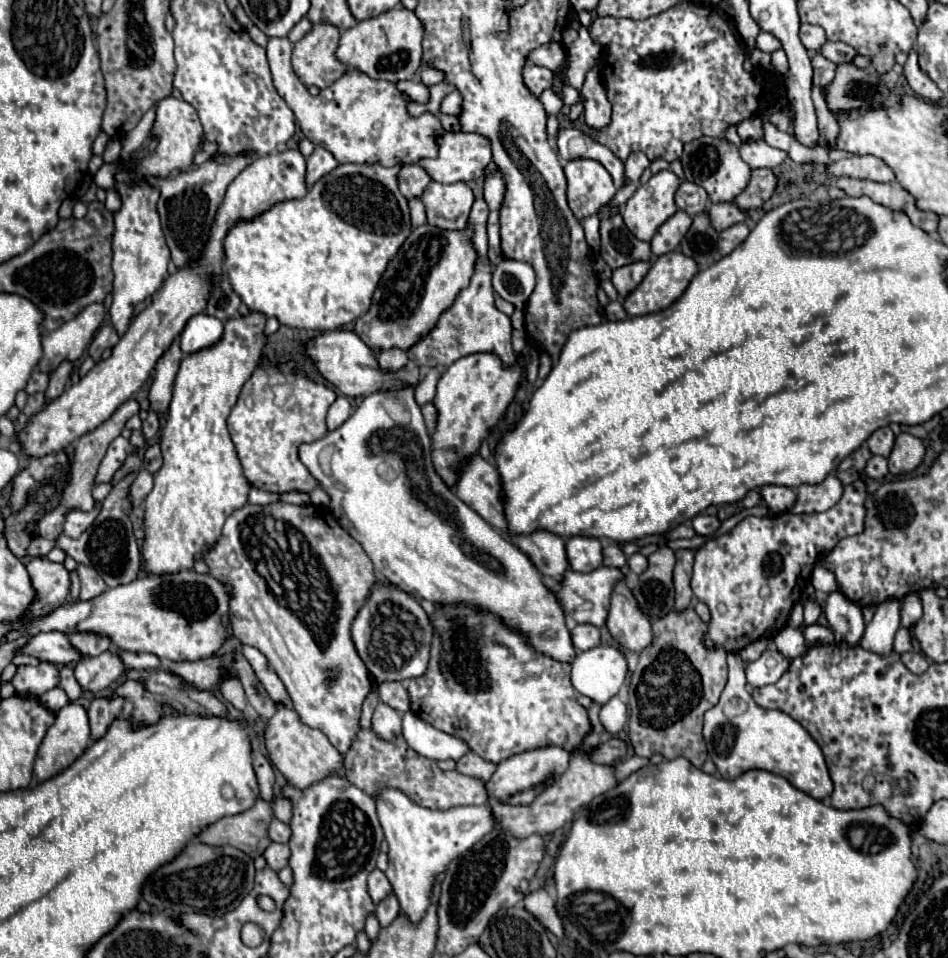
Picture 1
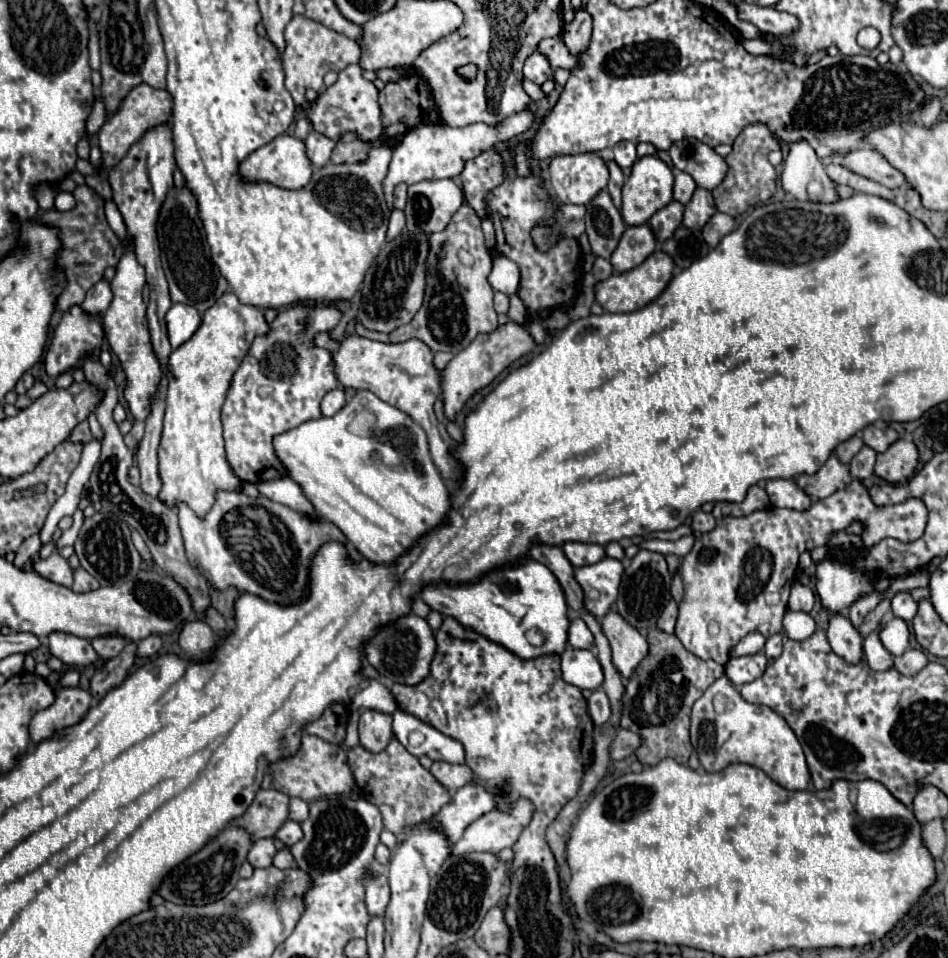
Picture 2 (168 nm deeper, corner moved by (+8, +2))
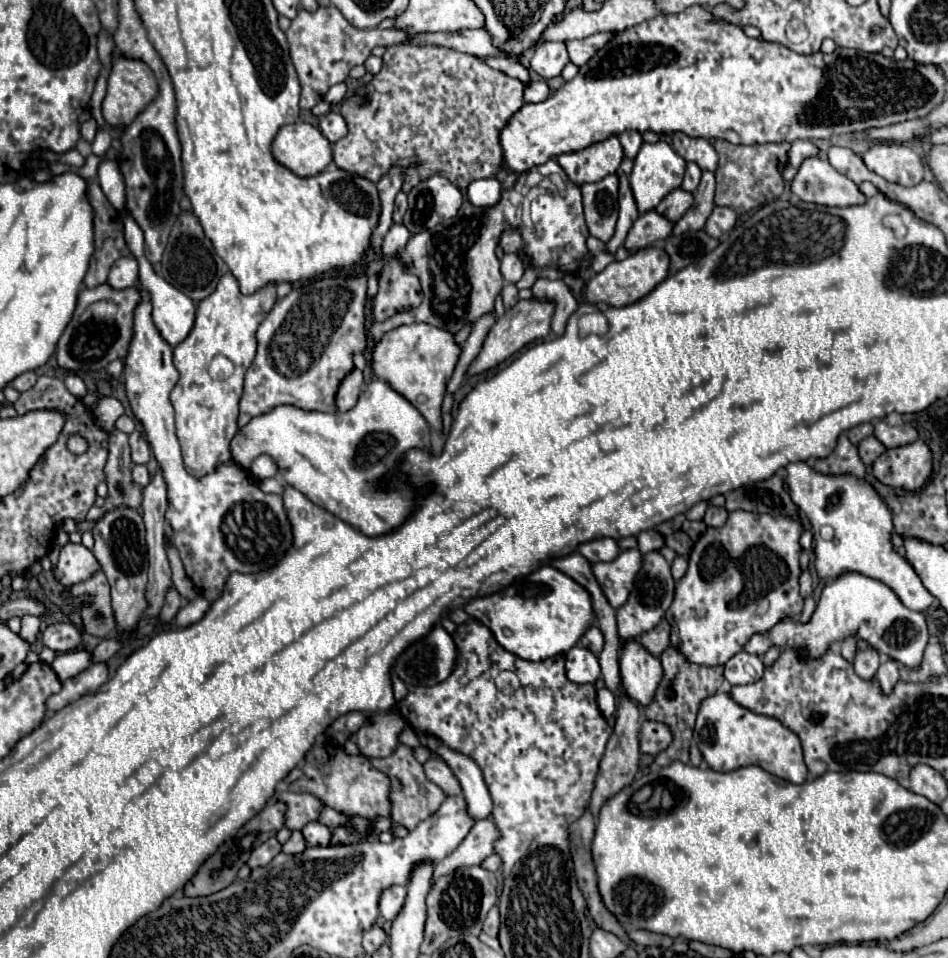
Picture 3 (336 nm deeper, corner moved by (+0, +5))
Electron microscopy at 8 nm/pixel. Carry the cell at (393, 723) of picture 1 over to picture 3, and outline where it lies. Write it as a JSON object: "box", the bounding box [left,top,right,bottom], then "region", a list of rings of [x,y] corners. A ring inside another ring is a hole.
{"box":[356,714,406,758],"region":[[[372,714],[376,722],[356,732],[356,744],[364,758],[386,758],[398,746],[398,734],[406,726],[400,714]]]}

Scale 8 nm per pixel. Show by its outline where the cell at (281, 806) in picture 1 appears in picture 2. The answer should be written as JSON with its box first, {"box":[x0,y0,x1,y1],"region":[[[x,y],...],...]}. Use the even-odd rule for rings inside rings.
{"box":[288,797,308,823],"region":[[[292,797],[288,801],[288,819],[300,823],[300,821],[304,821],[306,815],[308,815],[308,803],[298,799],[298,797]]]}

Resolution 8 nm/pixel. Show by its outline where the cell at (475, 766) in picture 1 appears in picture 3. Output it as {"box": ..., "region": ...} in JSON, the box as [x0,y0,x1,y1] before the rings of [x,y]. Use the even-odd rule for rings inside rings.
{"box":[424,758,460,796],"region":[[[434,758],[426,760],[424,772],[426,772],[428,780],[434,782],[436,786],[440,786],[446,796],[458,796],[460,794],[460,784],[456,782],[456,776],[452,774],[452,770],[448,768],[448,764],[444,760],[434,760]]]}

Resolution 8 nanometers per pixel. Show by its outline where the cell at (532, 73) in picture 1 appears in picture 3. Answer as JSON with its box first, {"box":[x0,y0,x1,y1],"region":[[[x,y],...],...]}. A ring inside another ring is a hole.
{"box":[532,42,570,80],"region":[[[542,42],[532,56],[532,70],[544,80],[560,76],[562,68],[570,62],[564,42]]]}

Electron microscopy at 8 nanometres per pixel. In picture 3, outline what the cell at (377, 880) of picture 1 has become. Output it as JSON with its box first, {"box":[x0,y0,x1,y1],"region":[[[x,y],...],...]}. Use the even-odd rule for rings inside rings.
{"box":[380,886,406,922],"region":[[[390,886],[388,890],[382,892],[380,914],[392,922],[398,916],[398,912],[402,910],[404,900],[406,900],[406,888],[404,886]]]}

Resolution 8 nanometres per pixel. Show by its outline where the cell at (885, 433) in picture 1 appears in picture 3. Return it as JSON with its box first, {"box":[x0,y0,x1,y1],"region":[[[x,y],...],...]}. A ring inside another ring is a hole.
{"box":[874,420,918,448],"region":[[[884,420],[874,422],[874,436],[886,448],[898,448],[898,446],[906,446],[906,444],[912,444],[914,440],[918,440],[918,432],[910,424],[888,426]]]}

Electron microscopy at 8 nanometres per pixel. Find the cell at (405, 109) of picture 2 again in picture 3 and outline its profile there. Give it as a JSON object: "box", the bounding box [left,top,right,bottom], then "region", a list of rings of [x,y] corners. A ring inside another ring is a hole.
{"box":[334,46,524,192],"region":[[[390,46],[382,56],[382,70],[364,84],[366,98],[352,94],[340,106],[348,124],[348,134],[334,144],[334,164],[340,170],[378,182],[390,168],[404,168],[402,190],[408,192],[432,174],[448,178],[466,192],[468,184],[480,178],[494,178],[502,170],[502,154],[498,134],[508,118],[520,110],[524,82],[492,70],[480,58],[444,50],[438,46]]]}

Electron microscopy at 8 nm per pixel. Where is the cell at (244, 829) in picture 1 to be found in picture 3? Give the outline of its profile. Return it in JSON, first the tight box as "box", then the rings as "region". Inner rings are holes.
{"box":[274,790,324,830],"region":[[[288,790],[286,792],[276,792],[274,800],[284,800],[288,804],[288,810],[286,810],[286,828],[290,828],[290,830],[302,830],[308,822],[318,820],[320,810],[324,806],[324,802],[318,796],[314,796],[314,794],[294,794],[294,792],[288,792]]]}

